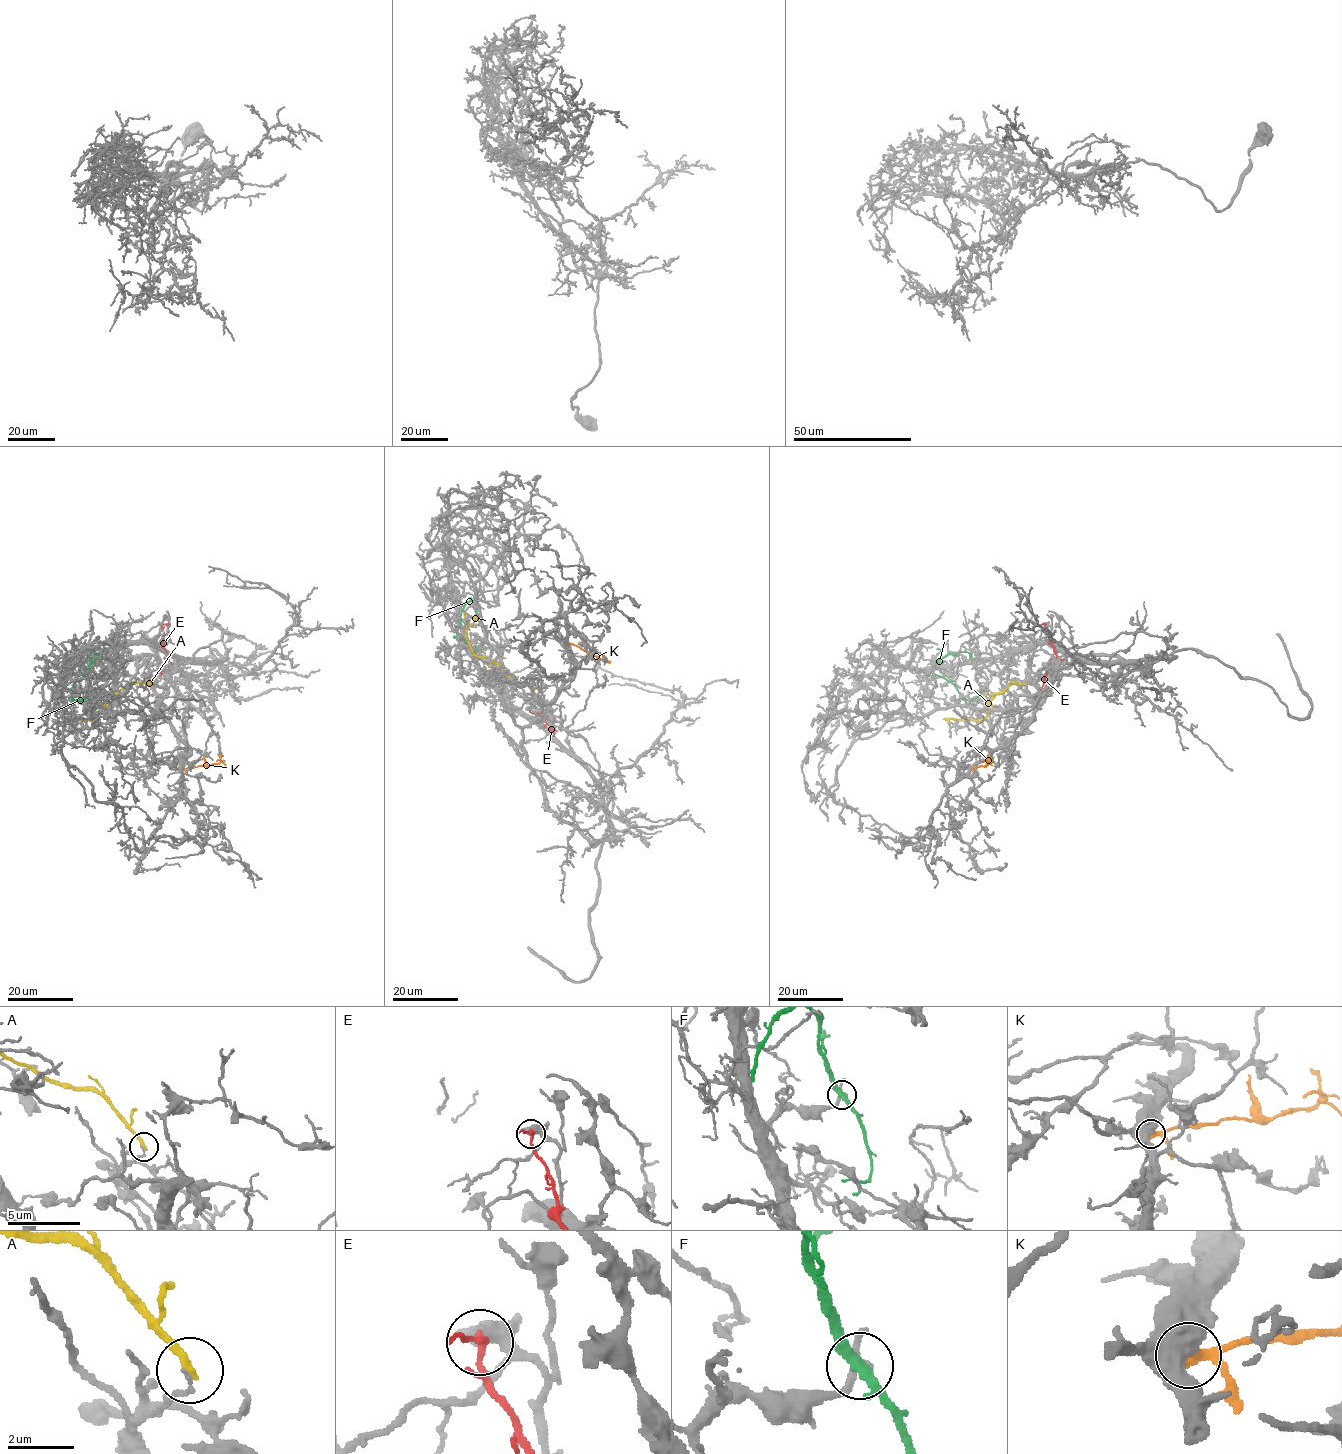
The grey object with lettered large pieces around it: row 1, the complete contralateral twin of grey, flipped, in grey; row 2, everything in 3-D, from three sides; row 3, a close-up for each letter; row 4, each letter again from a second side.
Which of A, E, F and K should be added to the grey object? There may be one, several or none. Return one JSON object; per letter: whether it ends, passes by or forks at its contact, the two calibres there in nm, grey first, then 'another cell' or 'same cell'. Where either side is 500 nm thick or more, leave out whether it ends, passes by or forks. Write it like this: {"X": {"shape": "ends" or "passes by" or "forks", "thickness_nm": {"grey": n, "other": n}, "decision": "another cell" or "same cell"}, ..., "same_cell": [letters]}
{"A": {"shape": "ends", "thickness_nm": {"grey": 130, "other": 260}, "decision": "another cell"}, "E": {"shape": "passes by", "thickness_nm": {"grey": 320, "other": 170}, "decision": "another cell"}, "F": {"shape": "passes by", "thickness_nm": {"grey": 200, "other": 360}, "decision": "another cell"}, "K": {"thickness_nm": {"grey": 800, "other": 300}, "decision": "another cell"}, "same_cell": []}

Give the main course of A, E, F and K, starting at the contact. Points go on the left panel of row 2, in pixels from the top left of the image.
A: (152, 684), (123, 687), (102, 708), (81, 720), (89, 719), (96, 723)
E: (162, 624), (164, 665), (144, 690)
F: (95, 653), (90, 658), (90, 664), (76, 677), (71, 692), (73, 699), (83, 699), (93, 690)
K: (182, 769), (208, 766), (221, 760), (216, 761)

